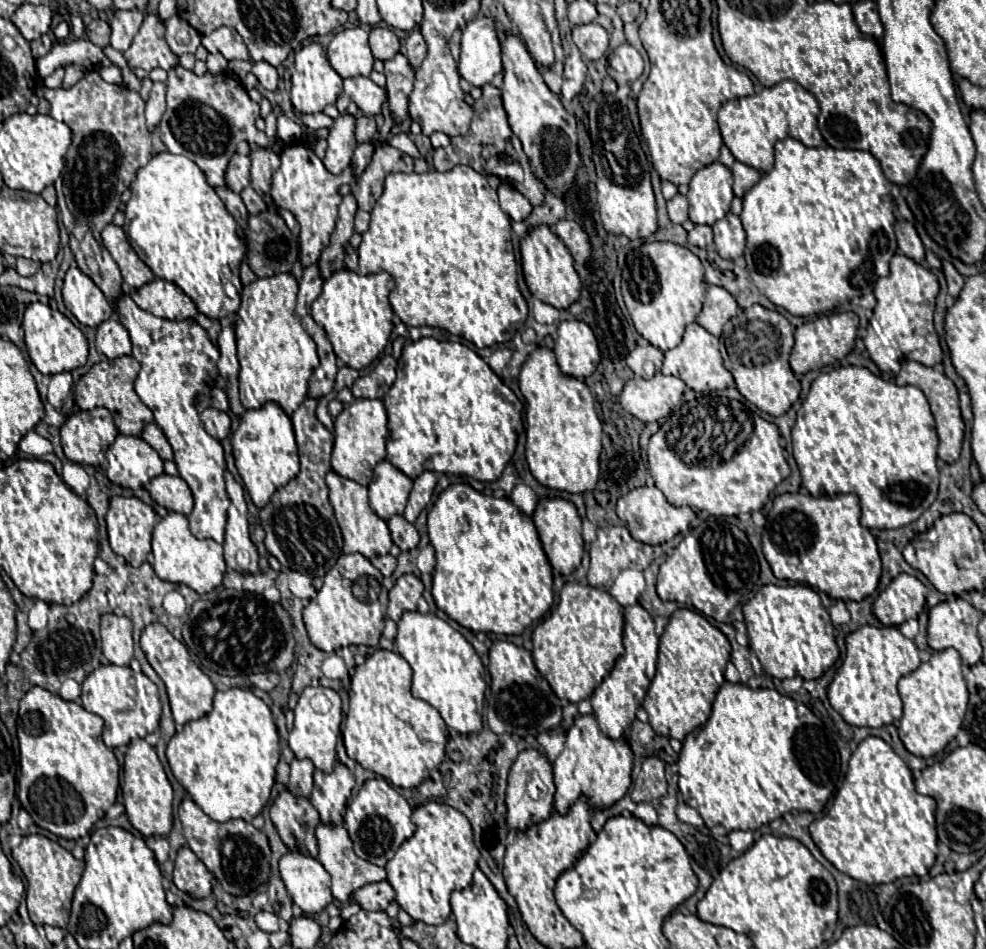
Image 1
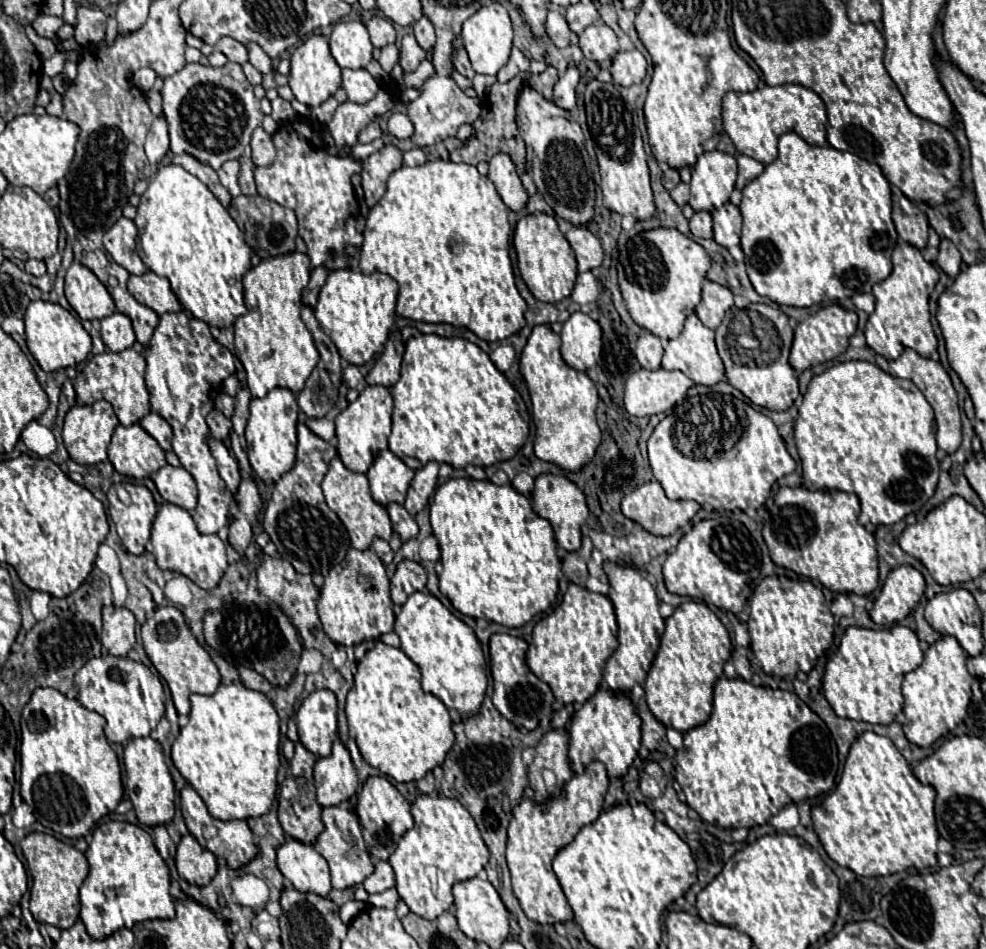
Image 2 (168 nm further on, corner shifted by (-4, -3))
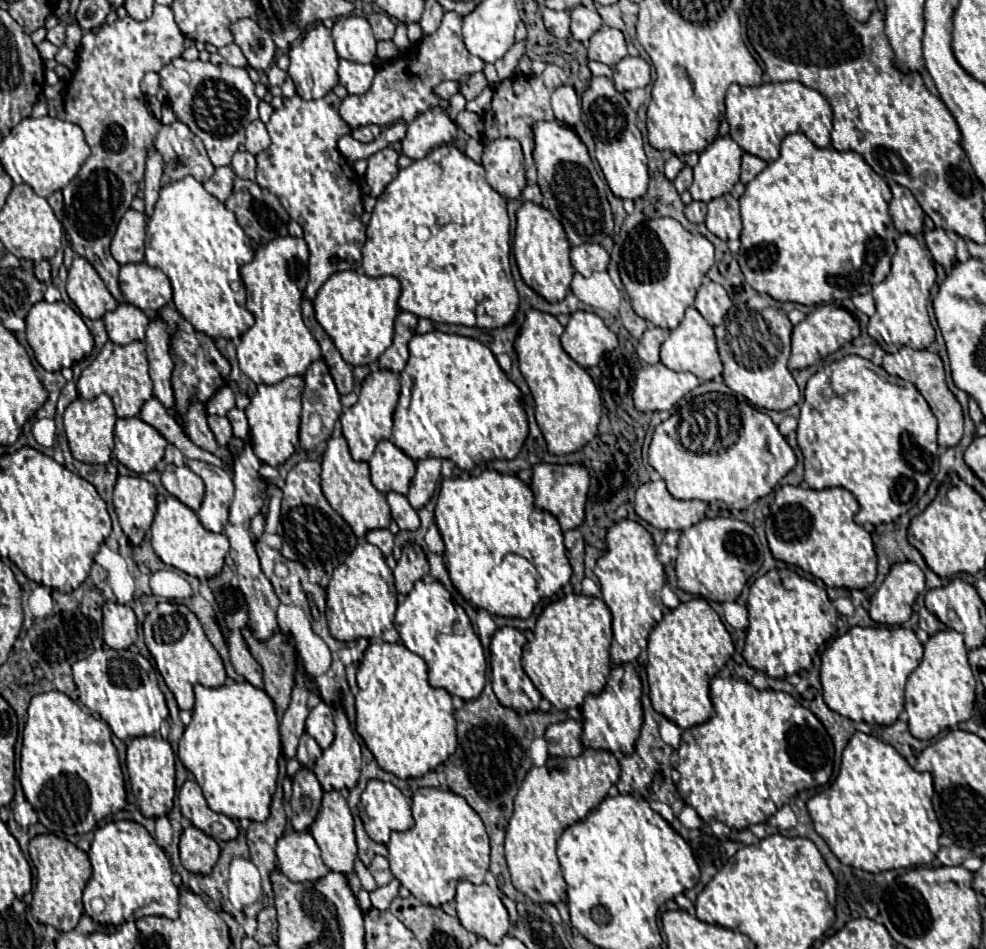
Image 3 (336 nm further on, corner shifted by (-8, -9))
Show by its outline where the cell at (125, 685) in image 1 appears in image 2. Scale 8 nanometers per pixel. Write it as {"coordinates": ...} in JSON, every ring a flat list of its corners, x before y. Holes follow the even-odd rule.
{"coordinates":[[100,655,86,661,76,673,76,687,78,701,106,719,104,733,112,743,126,743,128,739,150,735,164,715,164,689,160,677,144,663,132,661,130,657]]}

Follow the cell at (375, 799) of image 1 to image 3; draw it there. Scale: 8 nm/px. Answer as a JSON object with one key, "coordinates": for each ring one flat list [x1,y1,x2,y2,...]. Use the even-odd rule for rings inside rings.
{"coordinates":[[368,781,358,809,368,837,376,843,388,845,392,831,408,831,414,827,410,805,392,783]]}

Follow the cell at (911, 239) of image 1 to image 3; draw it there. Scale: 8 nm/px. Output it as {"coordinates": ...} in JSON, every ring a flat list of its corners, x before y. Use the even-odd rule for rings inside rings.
{"coordinates":[[890,181,890,189,892,189,890,215,894,219,896,229,900,233,910,233,914,237,922,237,922,233,924,233,924,219,926,219,922,207,918,205,914,195,906,187]]}

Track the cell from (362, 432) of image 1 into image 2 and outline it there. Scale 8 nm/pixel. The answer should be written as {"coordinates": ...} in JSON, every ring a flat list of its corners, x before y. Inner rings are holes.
{"coordinates":[[368,385,354,403,350,403,336,417,336,437,338,437,338,453,342,463,358,473,366,473,366,467,374,461,374,455,382,449,388,449,388,437,392,427,392,395,384,385]]}

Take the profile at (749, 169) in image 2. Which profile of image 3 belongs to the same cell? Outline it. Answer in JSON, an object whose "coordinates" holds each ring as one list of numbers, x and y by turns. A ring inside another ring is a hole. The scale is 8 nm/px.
{"coordinates":[[744,153,742,155,742,175,740,175,740,181,746,185,750,183,762,169,766,169,766,161,762,161,760,157,754,157,750,153]]}

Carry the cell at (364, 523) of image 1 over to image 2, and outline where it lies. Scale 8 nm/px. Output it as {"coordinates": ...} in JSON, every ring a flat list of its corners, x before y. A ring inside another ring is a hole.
{"coordinates":[[334,457,330,461,330,467,328,467,324,479,322,479,322,491,324,491,324,497,326,497,328,507,344,523,354,549,362,549,362,551,368,549,374,537,382,537,386,541,390,539,392,525,390,525,388,511,386,511,384,505,380,505,380,503,376,503,372,499,370,485,368,485,368,479,366,479,364,473,356,473,356,471,346,469,344,463,340,461,340,457]]}

